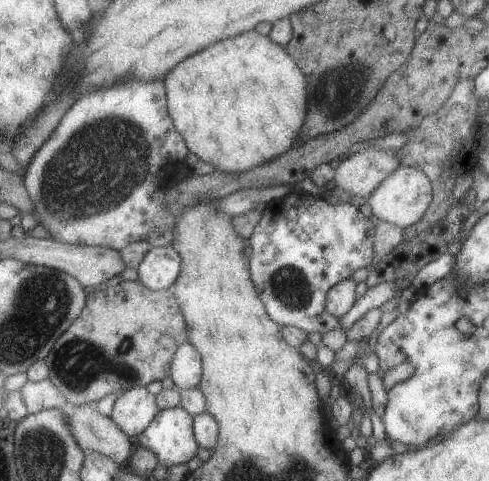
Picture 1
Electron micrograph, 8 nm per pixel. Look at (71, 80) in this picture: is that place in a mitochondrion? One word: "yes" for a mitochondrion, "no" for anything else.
no

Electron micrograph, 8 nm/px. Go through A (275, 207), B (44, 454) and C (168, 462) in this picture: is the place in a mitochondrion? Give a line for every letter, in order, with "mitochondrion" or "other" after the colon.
A: other
B: mitochondrion
C: other

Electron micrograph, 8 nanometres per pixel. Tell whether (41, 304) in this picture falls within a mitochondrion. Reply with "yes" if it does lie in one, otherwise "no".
yes

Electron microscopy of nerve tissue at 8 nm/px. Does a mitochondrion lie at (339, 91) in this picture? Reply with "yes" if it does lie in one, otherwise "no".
yes

